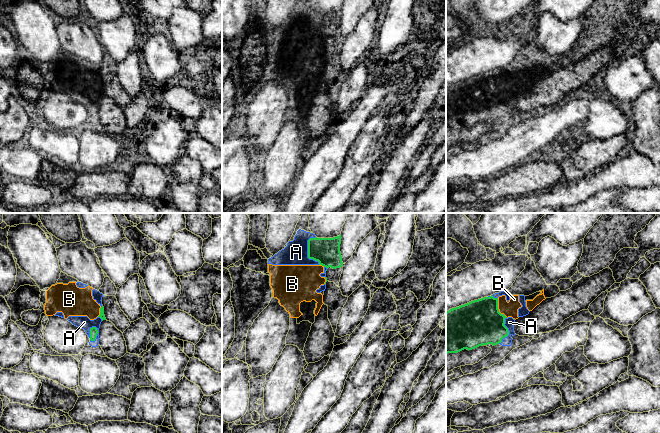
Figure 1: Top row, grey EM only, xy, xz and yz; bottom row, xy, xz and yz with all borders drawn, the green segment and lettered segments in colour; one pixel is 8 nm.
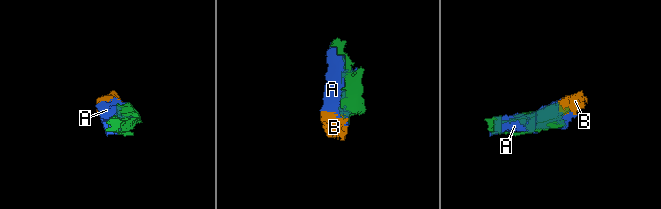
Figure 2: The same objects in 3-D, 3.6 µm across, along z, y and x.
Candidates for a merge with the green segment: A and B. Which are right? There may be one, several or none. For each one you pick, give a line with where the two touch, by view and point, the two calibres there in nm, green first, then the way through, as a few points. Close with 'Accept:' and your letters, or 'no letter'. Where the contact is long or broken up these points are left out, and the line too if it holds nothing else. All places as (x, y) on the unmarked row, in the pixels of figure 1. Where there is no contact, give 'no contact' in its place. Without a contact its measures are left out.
B: contact yz (497, 82); calibres 360 and 130 nm; way yz (479, 98), (497, 82), (510, 85)
Accept: B

